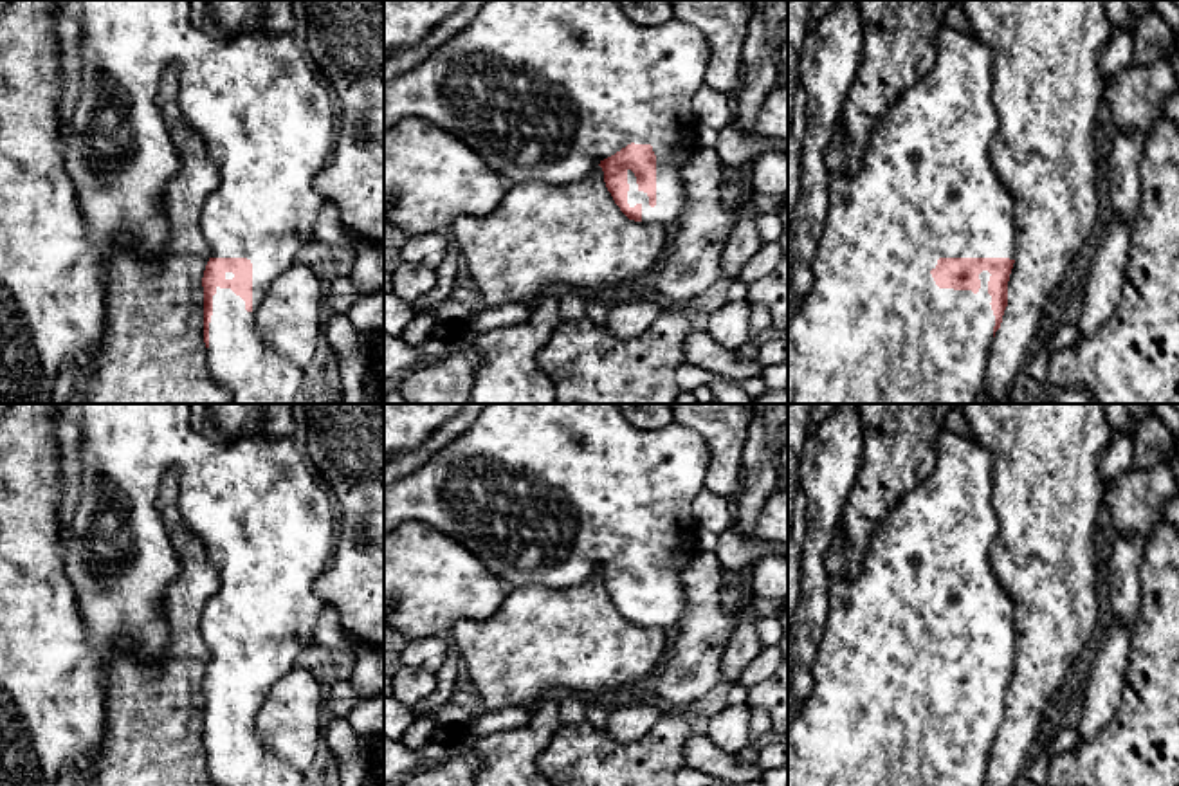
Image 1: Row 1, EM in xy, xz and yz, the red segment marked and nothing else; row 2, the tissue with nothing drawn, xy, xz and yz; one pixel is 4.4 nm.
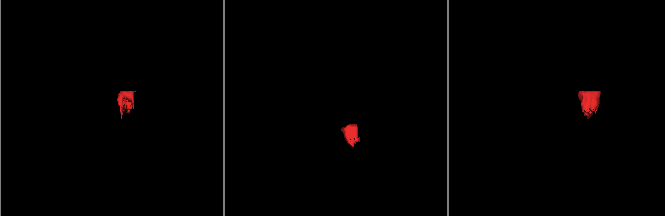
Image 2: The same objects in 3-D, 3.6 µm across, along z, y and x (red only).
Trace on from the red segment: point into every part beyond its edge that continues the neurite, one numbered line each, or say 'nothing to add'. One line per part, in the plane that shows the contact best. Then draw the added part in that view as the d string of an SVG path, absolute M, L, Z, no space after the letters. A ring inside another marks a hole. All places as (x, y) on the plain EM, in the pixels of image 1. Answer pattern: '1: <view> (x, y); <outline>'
1: yz (927, 594); M946 427L936 440L936 465L932 472L891 508L887 517L874 528L869 546L864 553L862 570L855 579L847 577L849 548L844 535L844 521L833 534L826 553L826 570L829 575L829 613L818 651L813 662L813 683L808 699L788 725L788 786L986 786L988 757L993 746L995 719L992 714L992 699L988 698L990 676L979 678L981 692L972 694L939 692L930 678L939 662L1010 662L1017 660L1015 633L1015 600L995 579L992 568L992 552L1001 535L1001 519L993 507L995 490L995 462L992 452L975 438L966 440Z

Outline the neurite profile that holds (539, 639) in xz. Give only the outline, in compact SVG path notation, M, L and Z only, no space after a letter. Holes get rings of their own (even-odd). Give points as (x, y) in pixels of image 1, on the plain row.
M597 570L584 584L568 590L546 586L523 586L507 591L499 609L483 620L458 620L451 629L460 658L465 663L465 676L483 698L487 712L507 707L534 710L553 689L562 687L571 694L602 696L622 685L647 678L662 662L667 649L663 629L629 624L615 608L604 586L604 575Z

